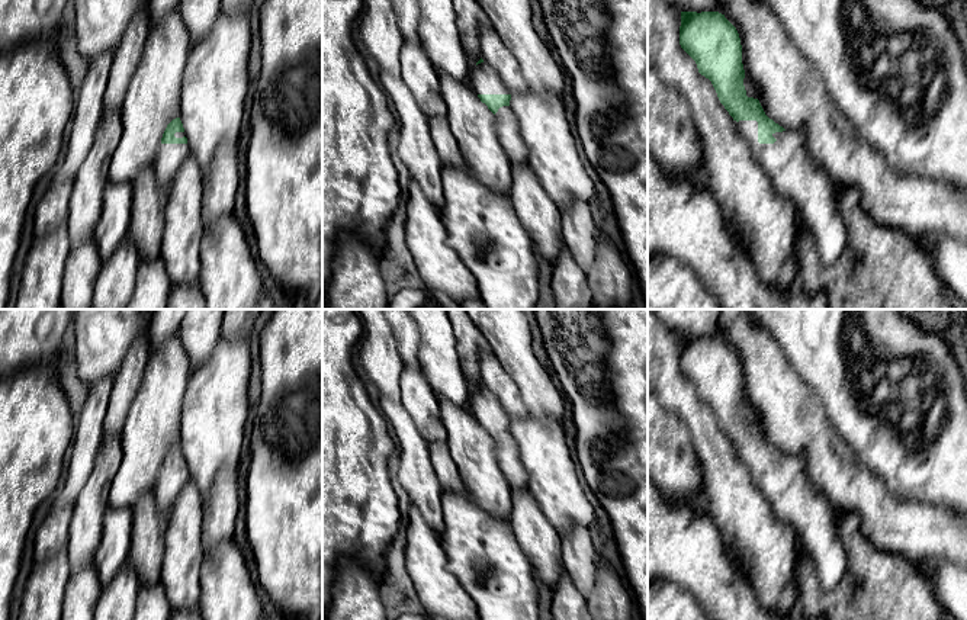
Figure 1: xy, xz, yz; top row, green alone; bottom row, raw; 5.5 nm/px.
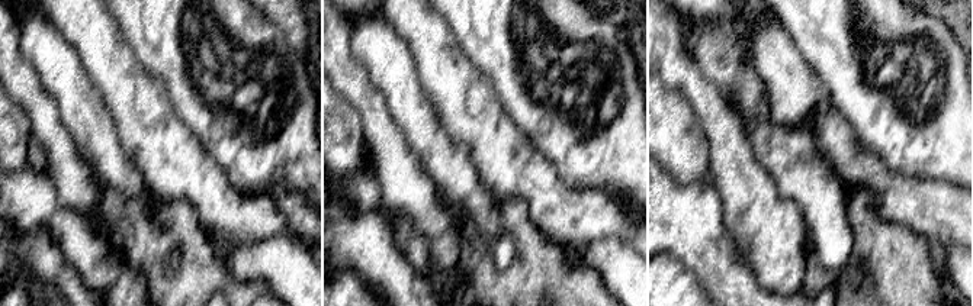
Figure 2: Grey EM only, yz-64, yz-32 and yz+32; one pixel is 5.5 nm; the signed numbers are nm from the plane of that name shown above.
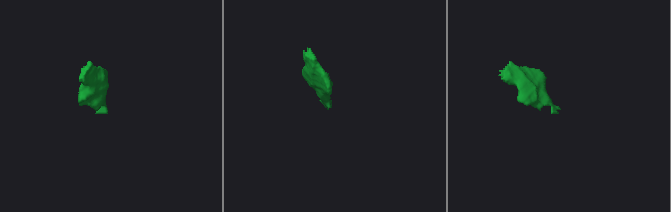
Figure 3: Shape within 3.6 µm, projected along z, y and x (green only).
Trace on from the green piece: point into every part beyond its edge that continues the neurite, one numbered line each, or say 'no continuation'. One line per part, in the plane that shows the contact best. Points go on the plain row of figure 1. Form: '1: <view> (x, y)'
1: yz (787, 487)

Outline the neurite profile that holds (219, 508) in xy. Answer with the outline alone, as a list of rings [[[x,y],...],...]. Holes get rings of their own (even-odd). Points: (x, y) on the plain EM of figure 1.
[[[221,469],[215,478],[211,494],[203,501],[200,539],[205,553],[232,540],[238,508],[237,470]]]

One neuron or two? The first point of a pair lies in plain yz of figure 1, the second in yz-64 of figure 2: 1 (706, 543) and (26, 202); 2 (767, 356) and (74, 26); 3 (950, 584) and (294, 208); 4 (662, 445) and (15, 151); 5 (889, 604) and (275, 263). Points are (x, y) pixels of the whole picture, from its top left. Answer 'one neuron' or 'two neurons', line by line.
1: two neurons
2: one neuron
3: two neurons
4: one neuron
5: two neurons

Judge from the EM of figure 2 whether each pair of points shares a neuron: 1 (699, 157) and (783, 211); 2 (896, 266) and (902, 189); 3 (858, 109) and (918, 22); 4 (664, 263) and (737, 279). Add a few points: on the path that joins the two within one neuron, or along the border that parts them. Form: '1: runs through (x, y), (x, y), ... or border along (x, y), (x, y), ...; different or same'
1: border along (702, 129), (707, 141), (707, 174); different
2: border along (873, 203), (882, 219), (905, 225), (930, 241); different
3: runs through (904, 122), (917, 129), (938, 118), (950, 64); same
4: border along (662, 253), (676, 257), (689, 269), (705, 290); different

